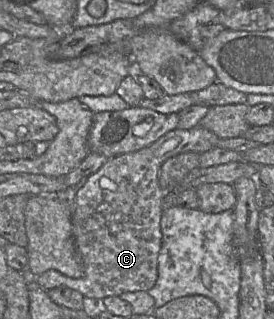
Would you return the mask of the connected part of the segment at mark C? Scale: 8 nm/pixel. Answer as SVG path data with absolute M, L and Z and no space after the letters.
M201 127L174 129L151 145L127 154L110 158L85 185L77 192L72 211L72 232L75 248L83 267L81 278L71 278L56 270L47 270L35 277L43 289L68 287L80 292L84 297L104 299L120 296L124 292L148 291L154 287L158 278L158 255L162 247L162 199L159 186L159 172L162 164L169 158L186 152L202 154L217 147L220 138Z

